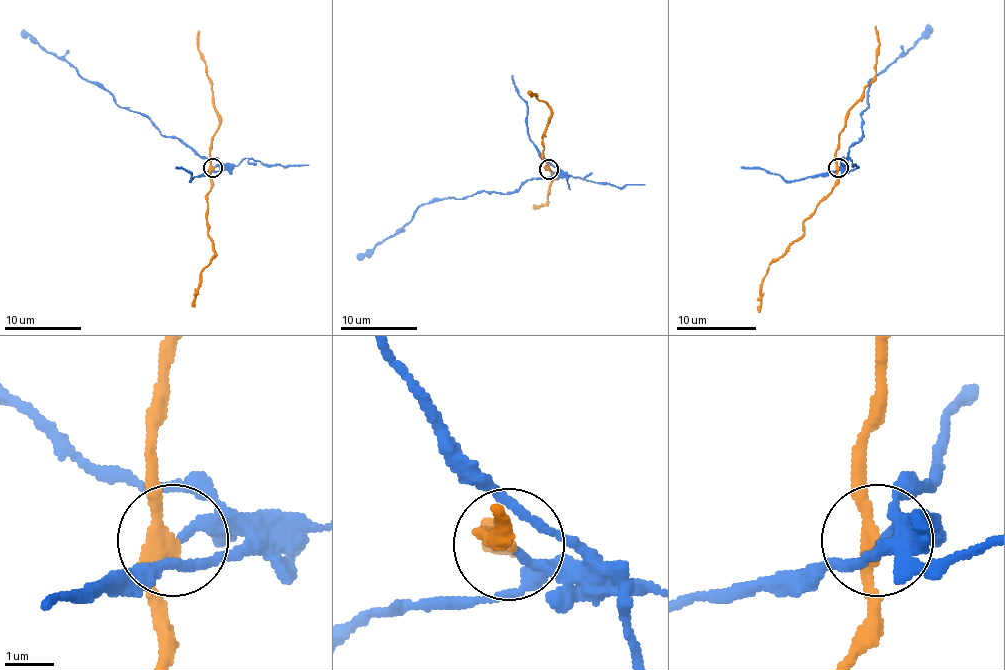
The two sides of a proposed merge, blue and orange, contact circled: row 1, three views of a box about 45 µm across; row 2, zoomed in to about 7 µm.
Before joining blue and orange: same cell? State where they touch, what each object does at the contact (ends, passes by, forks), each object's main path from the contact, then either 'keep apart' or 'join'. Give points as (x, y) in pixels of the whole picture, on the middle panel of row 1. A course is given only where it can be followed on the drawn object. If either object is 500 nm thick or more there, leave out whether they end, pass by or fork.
at (549, 169); blue passes by; orange passes by; blue runs (550, 169), (550, 175), (527, 179), (512, 192), (501, 194), (483, 190), (422, 204), (407, 223), (357, 257); orange runs (548, 169), (543, 135), (550, 108), (529, 93); keep apart

